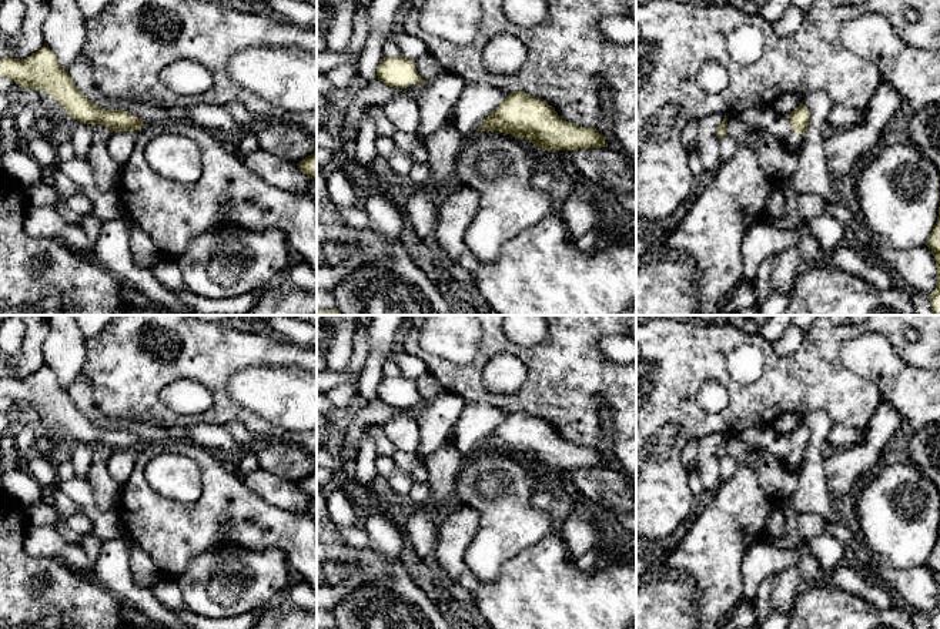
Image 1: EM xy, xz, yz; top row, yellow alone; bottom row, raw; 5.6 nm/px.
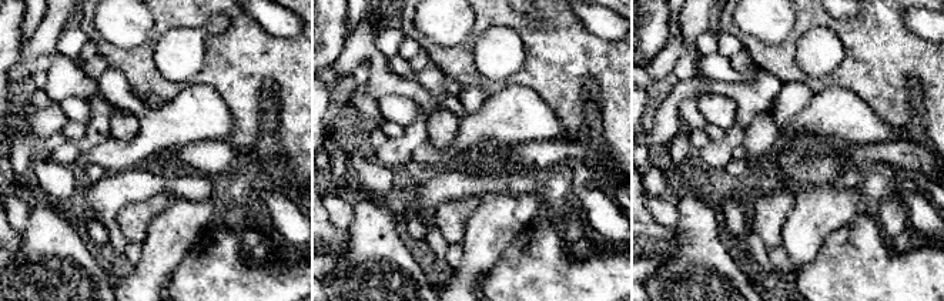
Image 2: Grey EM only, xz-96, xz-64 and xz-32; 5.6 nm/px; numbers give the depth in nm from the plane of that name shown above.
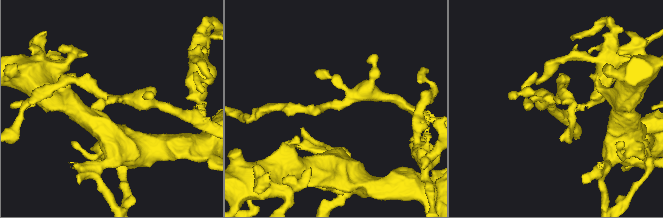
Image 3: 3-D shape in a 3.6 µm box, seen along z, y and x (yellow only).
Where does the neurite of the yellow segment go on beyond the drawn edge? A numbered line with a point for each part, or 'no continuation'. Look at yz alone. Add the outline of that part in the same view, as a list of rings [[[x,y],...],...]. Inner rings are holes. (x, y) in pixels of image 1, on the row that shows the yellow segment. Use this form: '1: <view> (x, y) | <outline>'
1: yz (793, 141) | [[[792,131],[786,138],[780,140],[785,150],[797,153],[803,147],[804,135]]]

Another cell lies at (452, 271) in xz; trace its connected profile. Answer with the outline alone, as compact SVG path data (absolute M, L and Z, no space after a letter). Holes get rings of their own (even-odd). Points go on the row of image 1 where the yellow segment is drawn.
M432 241L436 244L441 255L439 255L439 272L454 285L454 284L472 284L475 282L475 277L472 272L461 268L456 262L454 262L441 242Z

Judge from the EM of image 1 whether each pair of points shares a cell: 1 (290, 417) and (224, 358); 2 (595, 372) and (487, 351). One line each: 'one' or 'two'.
1: two
2: one

